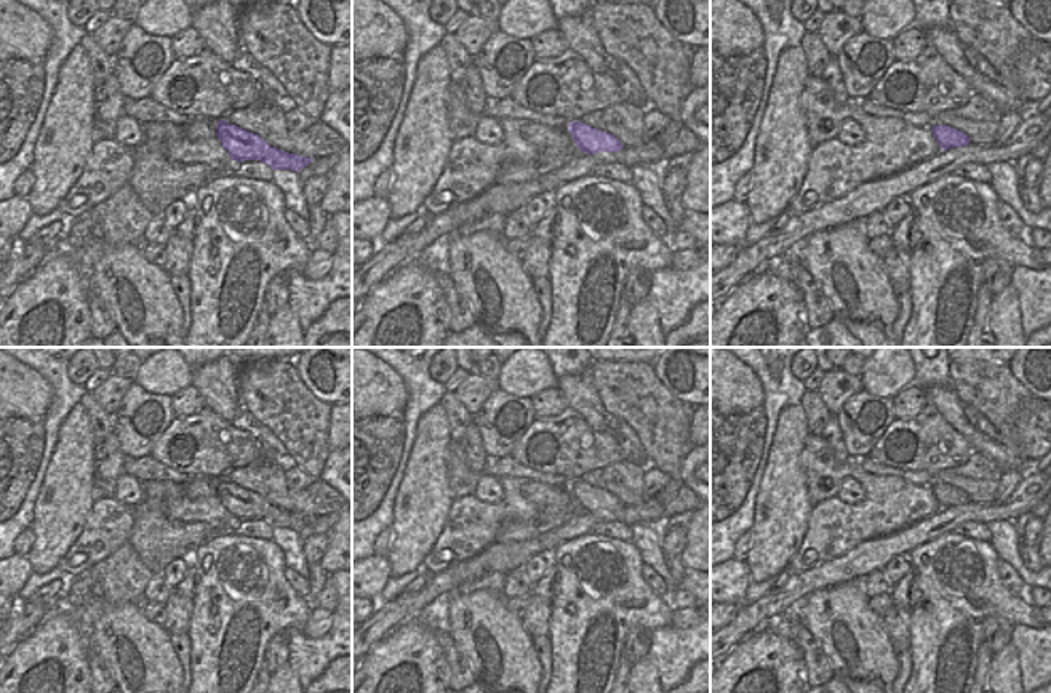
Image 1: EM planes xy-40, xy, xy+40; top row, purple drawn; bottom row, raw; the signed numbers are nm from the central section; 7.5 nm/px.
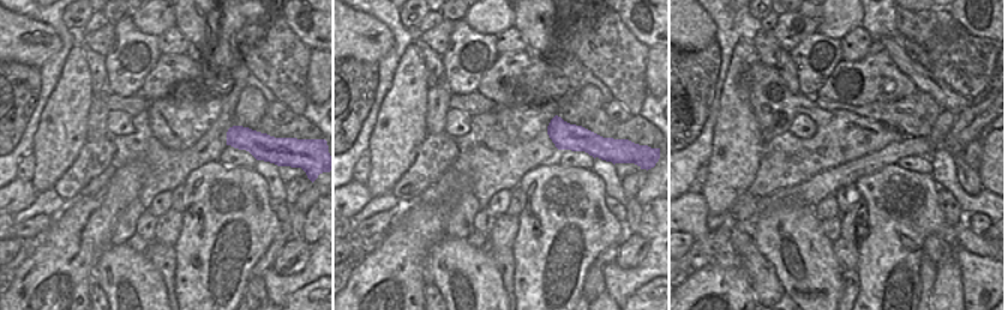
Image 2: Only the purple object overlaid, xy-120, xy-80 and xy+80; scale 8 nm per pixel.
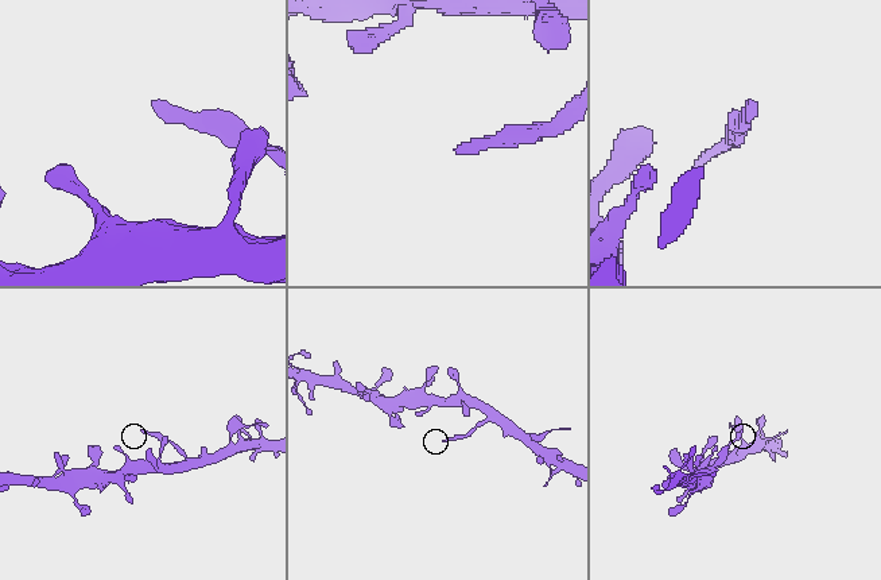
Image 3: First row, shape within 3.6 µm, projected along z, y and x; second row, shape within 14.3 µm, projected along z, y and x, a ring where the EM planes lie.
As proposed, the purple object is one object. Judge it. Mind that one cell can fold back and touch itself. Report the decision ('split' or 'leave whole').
split

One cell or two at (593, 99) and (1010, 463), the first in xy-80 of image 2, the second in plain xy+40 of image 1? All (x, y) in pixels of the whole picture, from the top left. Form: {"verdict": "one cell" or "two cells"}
{"verdict": "two cells"}

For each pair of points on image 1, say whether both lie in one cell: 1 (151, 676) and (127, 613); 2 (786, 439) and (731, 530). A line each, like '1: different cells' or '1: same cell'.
1: same cell
2: different cells

